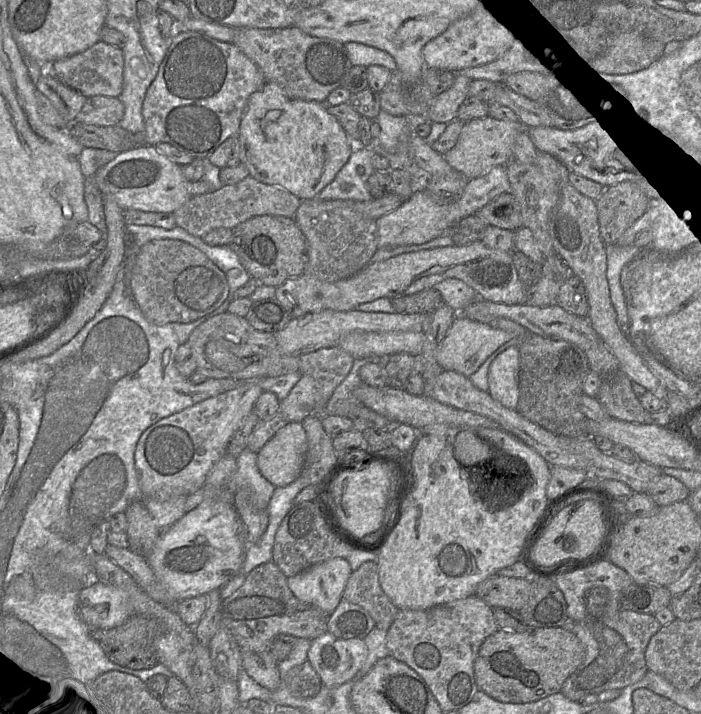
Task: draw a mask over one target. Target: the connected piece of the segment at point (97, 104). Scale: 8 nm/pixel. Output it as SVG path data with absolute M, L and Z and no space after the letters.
M95 95L87 98L76 121L97 126L115 126L124 112L124 104L118 97Z

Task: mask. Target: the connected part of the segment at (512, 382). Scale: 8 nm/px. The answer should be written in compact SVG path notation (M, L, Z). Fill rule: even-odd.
M510 346L497 355L488 372L488 392L510 409L517 409L519 402L519 355L519 347Z

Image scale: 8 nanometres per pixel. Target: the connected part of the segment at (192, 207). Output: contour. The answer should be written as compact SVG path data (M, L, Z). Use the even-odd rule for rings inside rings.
M248 175L233 185L192 197L173 212L176 225L189 234L203 237L217 228L233 229L246 220L260 215L275 215L293 218L302 200L286 189L257 181Z

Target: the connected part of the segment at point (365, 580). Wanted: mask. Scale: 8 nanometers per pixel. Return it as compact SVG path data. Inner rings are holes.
M366 561L352 571L343 591L343 599L364 608L375 622L375 627L388 630L399 609L390 601L380 586L376 561Z

